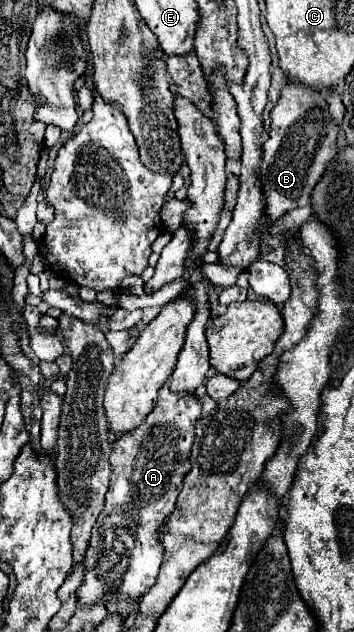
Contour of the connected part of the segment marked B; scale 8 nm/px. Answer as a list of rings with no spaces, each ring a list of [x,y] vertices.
[[[294,81],[282,89],[282,97],[270,117],[270,139],[262,145],[260,179],[266,197],[266,213],[270,219],[280,219],[294,207],[310,205],[310,191],[322,179],[334,153],[338,153],[338,127],[328,113],[326,99],[318,95],[318,91]]]

